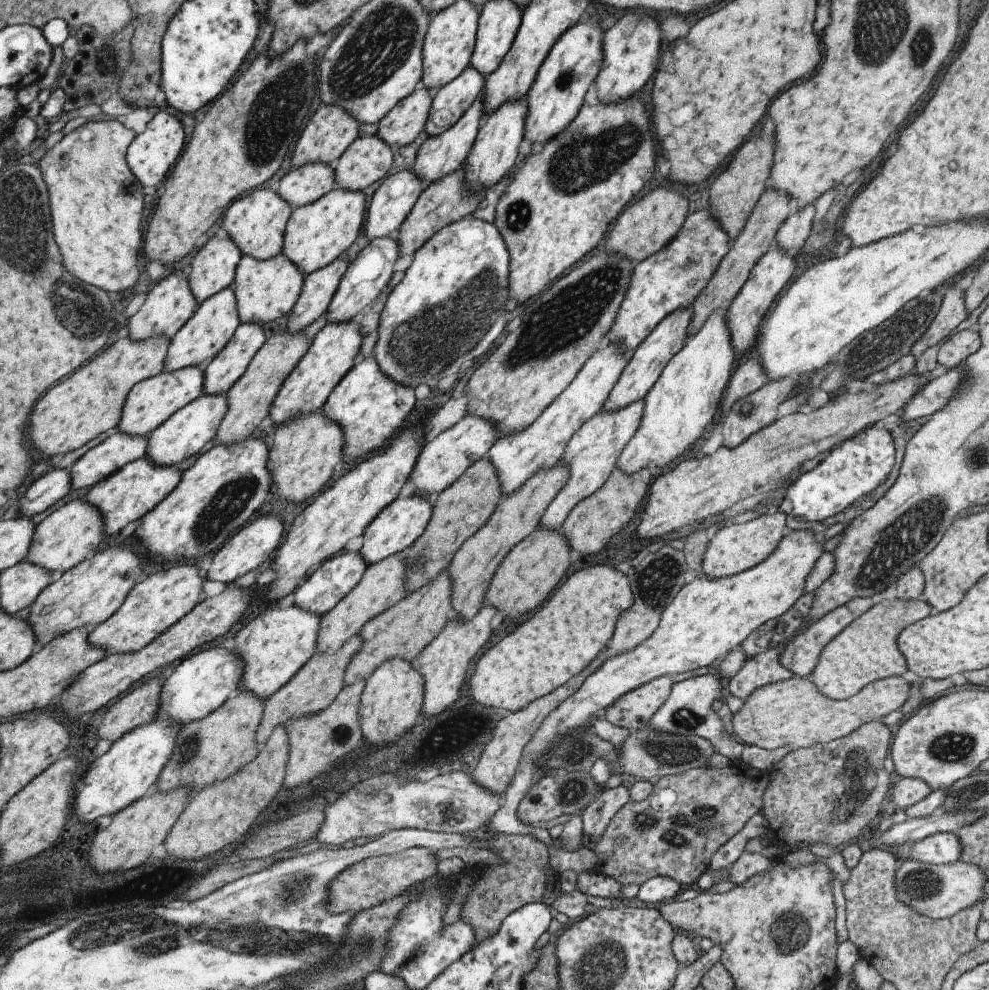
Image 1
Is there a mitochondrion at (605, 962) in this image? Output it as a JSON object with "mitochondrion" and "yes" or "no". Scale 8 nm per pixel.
{"mitochondrion":"yes"}

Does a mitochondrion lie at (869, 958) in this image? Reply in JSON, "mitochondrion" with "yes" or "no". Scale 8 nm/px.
{"mitochondrion":"no"}

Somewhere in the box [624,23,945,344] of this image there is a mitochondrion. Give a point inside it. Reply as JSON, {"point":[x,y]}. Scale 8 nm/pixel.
{"point":[921,44]}

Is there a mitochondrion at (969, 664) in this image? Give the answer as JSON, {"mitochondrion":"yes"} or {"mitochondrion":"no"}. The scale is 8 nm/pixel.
{"mitochondrion":"no"}

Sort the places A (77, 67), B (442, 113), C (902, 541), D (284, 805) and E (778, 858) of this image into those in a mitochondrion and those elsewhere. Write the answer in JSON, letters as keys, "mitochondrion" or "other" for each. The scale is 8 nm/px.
{"A":"other","B":"other","C":"mitochondrion","D":"other","E":"other"}

